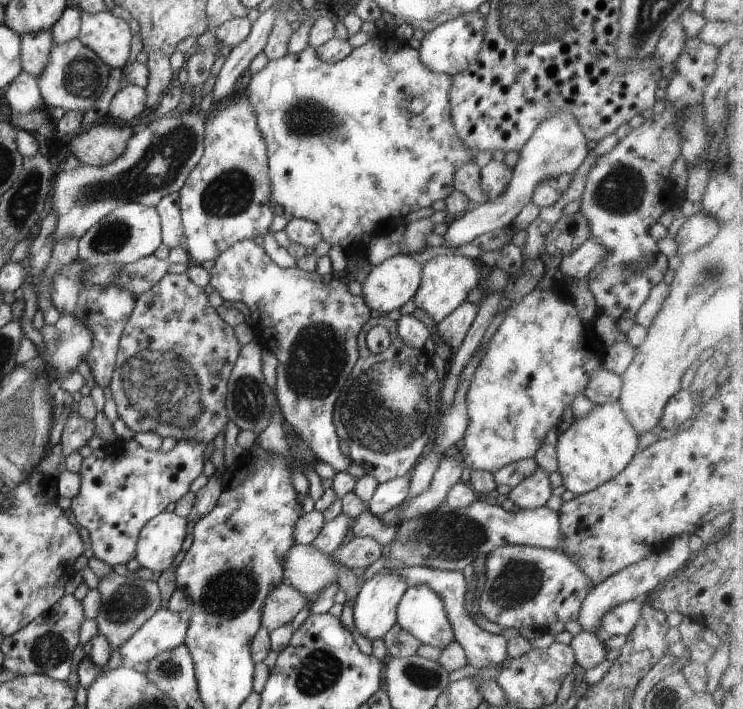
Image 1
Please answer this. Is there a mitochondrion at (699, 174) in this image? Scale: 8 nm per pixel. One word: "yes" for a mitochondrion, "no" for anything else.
no

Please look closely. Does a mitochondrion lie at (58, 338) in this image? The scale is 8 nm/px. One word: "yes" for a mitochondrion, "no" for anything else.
yes

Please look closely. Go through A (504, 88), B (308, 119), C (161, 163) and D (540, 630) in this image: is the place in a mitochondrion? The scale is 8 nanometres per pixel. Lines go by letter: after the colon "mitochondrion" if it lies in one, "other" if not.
A: other
B: mitochondrion
C: mitochondrion
D: other

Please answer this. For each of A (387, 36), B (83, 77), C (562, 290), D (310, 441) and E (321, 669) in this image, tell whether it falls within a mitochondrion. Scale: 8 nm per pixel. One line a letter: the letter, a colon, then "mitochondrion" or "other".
A: other
B: mitochondrion
C: other
D: other
E: mitochondrion

